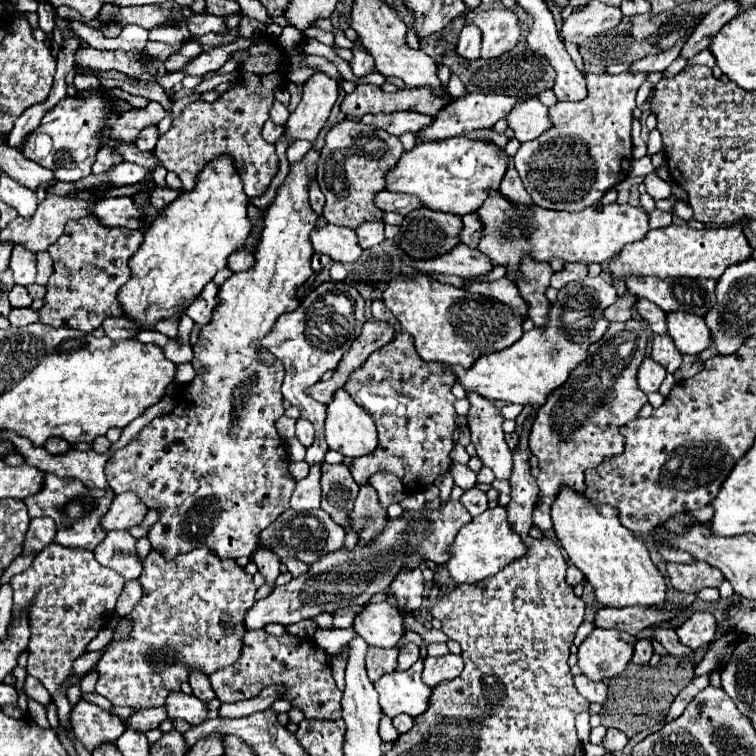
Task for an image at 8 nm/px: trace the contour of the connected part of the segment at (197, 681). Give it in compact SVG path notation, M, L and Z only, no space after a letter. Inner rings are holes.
M190 672L190 686L196 698L200 698L202 702L210 702L214 698L214 690L210 686L210 680L200 674L200 672Z

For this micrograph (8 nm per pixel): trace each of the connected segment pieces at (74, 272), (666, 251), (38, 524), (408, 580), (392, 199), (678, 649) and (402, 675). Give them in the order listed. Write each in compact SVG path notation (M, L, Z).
M96 216L70 220L66 224L62 238L48 248L48 254L54 260L54 274L50 276L50 280L46 284L46 306L42 310L38 310L42 324L54 326L54 328L76 328L80 332L92 332L106 318L122 316L122 308L116 298L116 292L130 278L128 260L144 242L144 234L140 230L128 230L128 232L126 230L128 228L104 226Z
M740 224L720 226L720 228L702 228L694 230L690 226L666 226L650 230L646 240L638 244L628 244L622 252L610 260L612 278L630 278L630 276L656 276L664 278L714 278L718 280L724 270L732 264L738 264L752 256L752 248L742 232Z
M32 518L30 528L26 532L26 540L24 540L24 550L26 550L24 554L28 554L28 550L36 552L52 544L54 532L56 532L56 524L52 518Z
M416 568L414 572L400 572L394 584L390 584L390 592L396 596L398 608L406 614L414 614L420 610L422 590L424 590L424 578L420 568Z
M378 192L376 196L376 204L378 208L382 208L384 212L398 212L398 214L410 214L412 210L422 208L422 200L418 196L410 196L410 194L394 194L394 192Z
M656 628L652 638L656 638L668 650L670 656L678 656L680 658L680 656L688 656L692 652L690 648L680 644L680 640L678 640L678 636L676 636L676 632L672 628Z
M418 660L410 670L386 674L374 684L376 692L380 694L380 706L384 714L390 718L398 714L416 718L428 710L432 688L422 682L422 670L424 662Z

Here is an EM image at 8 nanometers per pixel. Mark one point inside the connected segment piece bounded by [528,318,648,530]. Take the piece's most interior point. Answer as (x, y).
(578, 428)

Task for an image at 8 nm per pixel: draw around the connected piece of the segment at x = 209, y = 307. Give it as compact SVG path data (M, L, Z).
M210 281L193 303L186 309L185 313L195 322L192 334L190 334L190 344L196 346L200 329L210 322L213 308L216 304L216 294L218 287Z

